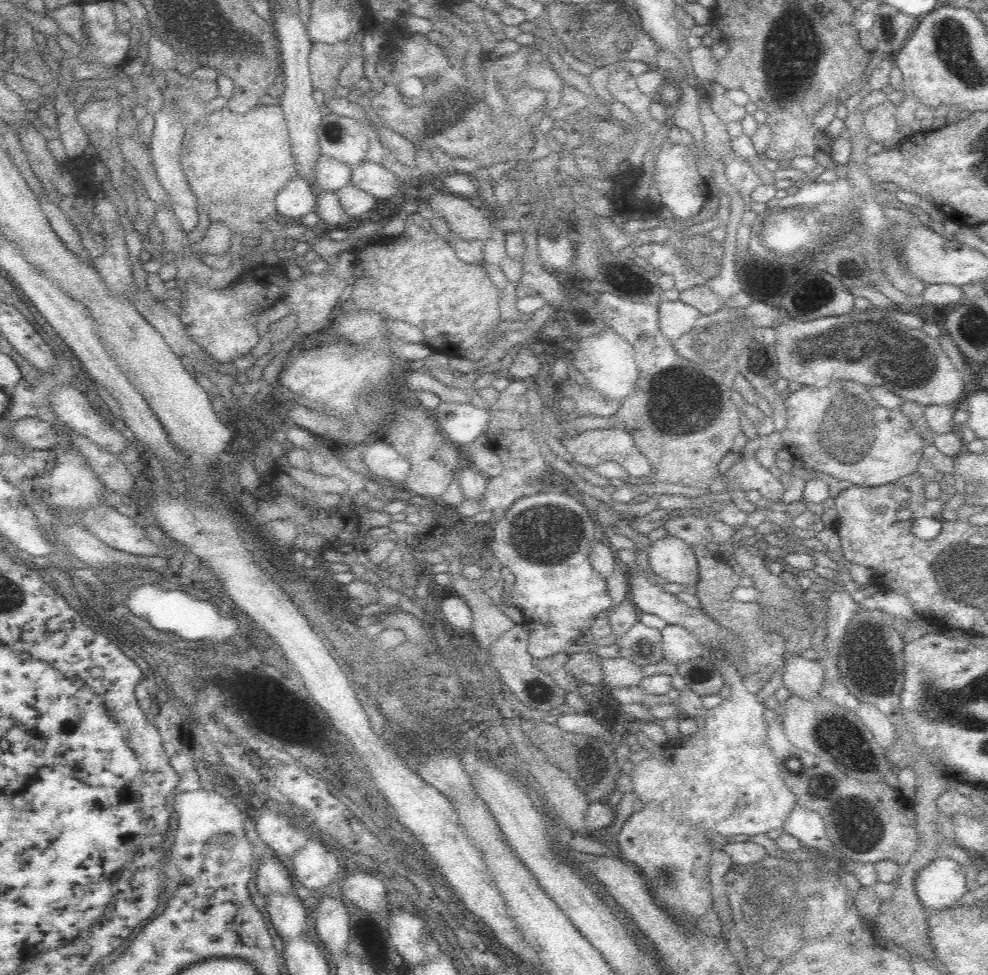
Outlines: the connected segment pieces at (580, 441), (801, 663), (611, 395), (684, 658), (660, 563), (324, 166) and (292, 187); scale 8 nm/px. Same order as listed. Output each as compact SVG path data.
M615 426L603 429L579 429L579 433L575 436L563 435L560 438L564 448L572 454L573 461L589 469L592 466L596 466L596 464L602 464L602 462L615 461L635 481L642 481L644 478L647 479L651 474L650 463L640 453L640 450L636 448L632 435Z
M800 656L786 657L784 666L779 673L784 685L792 696L800 696L806 700L814 700L827 683L821 659L805 660Z
M606 330L584 339L572 356L573 373L581 373L590 388L603 394L608 400L627 397L639 377L633 346L619 334Z
M667 625L662 631L663 663L676 666L704 656L703 645L692 632L679 625Z
M675 536L654 541L646 549L650 570L669 583L692 589L698 580L699 568L693 547Z
M320 156L316 162L314 179L316 185L324 191L338 191L346 187L352 180L354 167L332 157Z
M298 176L293 177L275 198L278 214L288 219L300 220L303 216L315 211L315 204L312 186Z

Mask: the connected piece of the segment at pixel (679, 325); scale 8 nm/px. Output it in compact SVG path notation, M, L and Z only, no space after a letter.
M680 300L676 302L661 301L658 305L660 330L668 340L675 341L686 334L695 325L701 313Z

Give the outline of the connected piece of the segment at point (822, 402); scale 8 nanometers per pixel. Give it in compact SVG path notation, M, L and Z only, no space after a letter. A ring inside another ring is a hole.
M836 380L826 388L810 388L810 386L801 386L797 391L792 391L790 396L783 400L785 408L787 409L787 421L785 429L781 432L782 440L784 440L784 447L788 449L792 457L804 462L804 468L815 471L819 476L830 475L840 480L848 480L854 485L862 487L877 486L880 488L887 487L890 483L895 483L906 475L917 472L918 462L922 457L922 452L926 445L924 439L920 435L920 431L905 417L905 414L900 408L889 408L880 406L870 398L870 392L866 390L866 386L858 384L856 381Z

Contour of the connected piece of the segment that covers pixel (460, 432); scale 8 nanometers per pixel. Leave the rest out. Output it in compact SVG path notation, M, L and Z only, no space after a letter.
M455 400L441 401L431 410L447 438L464 448L470 446L487 429L490 411L473 406L470 402L456 403Z

